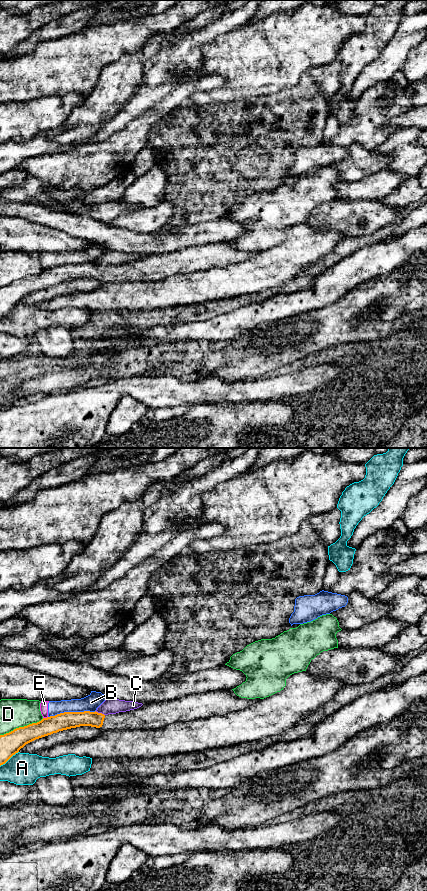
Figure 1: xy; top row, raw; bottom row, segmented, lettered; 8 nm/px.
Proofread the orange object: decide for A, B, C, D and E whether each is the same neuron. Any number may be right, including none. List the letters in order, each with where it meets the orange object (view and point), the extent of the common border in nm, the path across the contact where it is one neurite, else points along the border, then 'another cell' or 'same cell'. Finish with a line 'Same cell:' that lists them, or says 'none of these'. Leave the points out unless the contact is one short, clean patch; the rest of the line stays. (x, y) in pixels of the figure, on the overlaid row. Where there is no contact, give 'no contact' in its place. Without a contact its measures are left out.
A: contact xy (9, 758); length 200 nm; another cell
B: contact xy (71, 712); length 380 nm; border xy (95, 710), (64, 711), (48, 717); another cell
C: contact xy (100, 713); length 90 nm; border xy (95, 711), (101, 712), (104, 715); another cell
D: contact xy (21, 727); length 380 nm; another cell
E: contact xy (45, 718); length 40 nm; border xy (47, 716), (43, 718); another cell
Same cell: none of these

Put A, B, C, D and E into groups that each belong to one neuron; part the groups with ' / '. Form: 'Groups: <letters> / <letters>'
Groups: A / B E / C / D

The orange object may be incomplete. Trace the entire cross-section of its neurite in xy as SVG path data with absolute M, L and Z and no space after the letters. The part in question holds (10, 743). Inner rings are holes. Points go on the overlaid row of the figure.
M226 689L146 704L116 714L104 715L96 711L60 713L0 735L0 766L26 744L59 731L80 726L96 727L102 732L160 729L177 722L190 722L241 711L260 700L262 699L241 698L232 689Z

